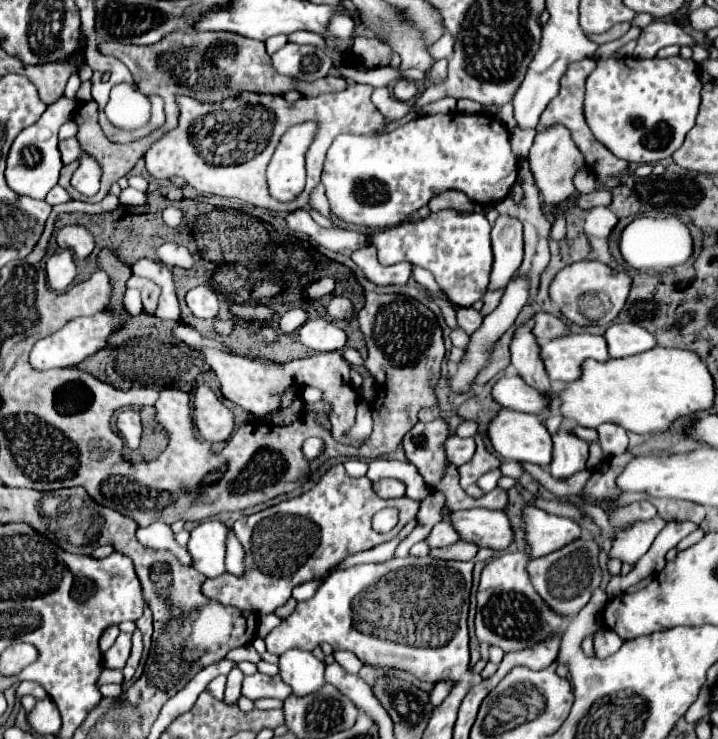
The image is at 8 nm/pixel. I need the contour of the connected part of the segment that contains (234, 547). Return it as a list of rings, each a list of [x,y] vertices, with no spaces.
[[[230,529],[228,539],[226,539],[226,571],[242,575],[242,571],[244,571],[242,559],[244,559],[244,549],[242,549],[240,541],[236,539],[234,531]]]

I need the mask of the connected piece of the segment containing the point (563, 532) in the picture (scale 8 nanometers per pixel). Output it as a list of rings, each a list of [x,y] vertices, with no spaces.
[[[524,507],[522,521],[524,541],[532,557],[552,553],[582,535],[582,529],[572,519],[550,515],[538,507]]]

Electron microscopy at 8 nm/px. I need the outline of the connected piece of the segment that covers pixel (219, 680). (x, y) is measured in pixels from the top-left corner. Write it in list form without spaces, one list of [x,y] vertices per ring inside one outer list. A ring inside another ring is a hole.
[[[222,675],[214,678],[207,686],[207,691],[210,692],[216,699],[222,700],[225,691],[226,678]]]

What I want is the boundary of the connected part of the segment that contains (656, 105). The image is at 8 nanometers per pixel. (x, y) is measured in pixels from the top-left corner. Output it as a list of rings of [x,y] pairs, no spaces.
[[[602,59],[586,79],[584,115],[594,137],[616,157],[634,163],[658,163],[672,157],[694,127],[700,105],[698,65],[692,59]]]

